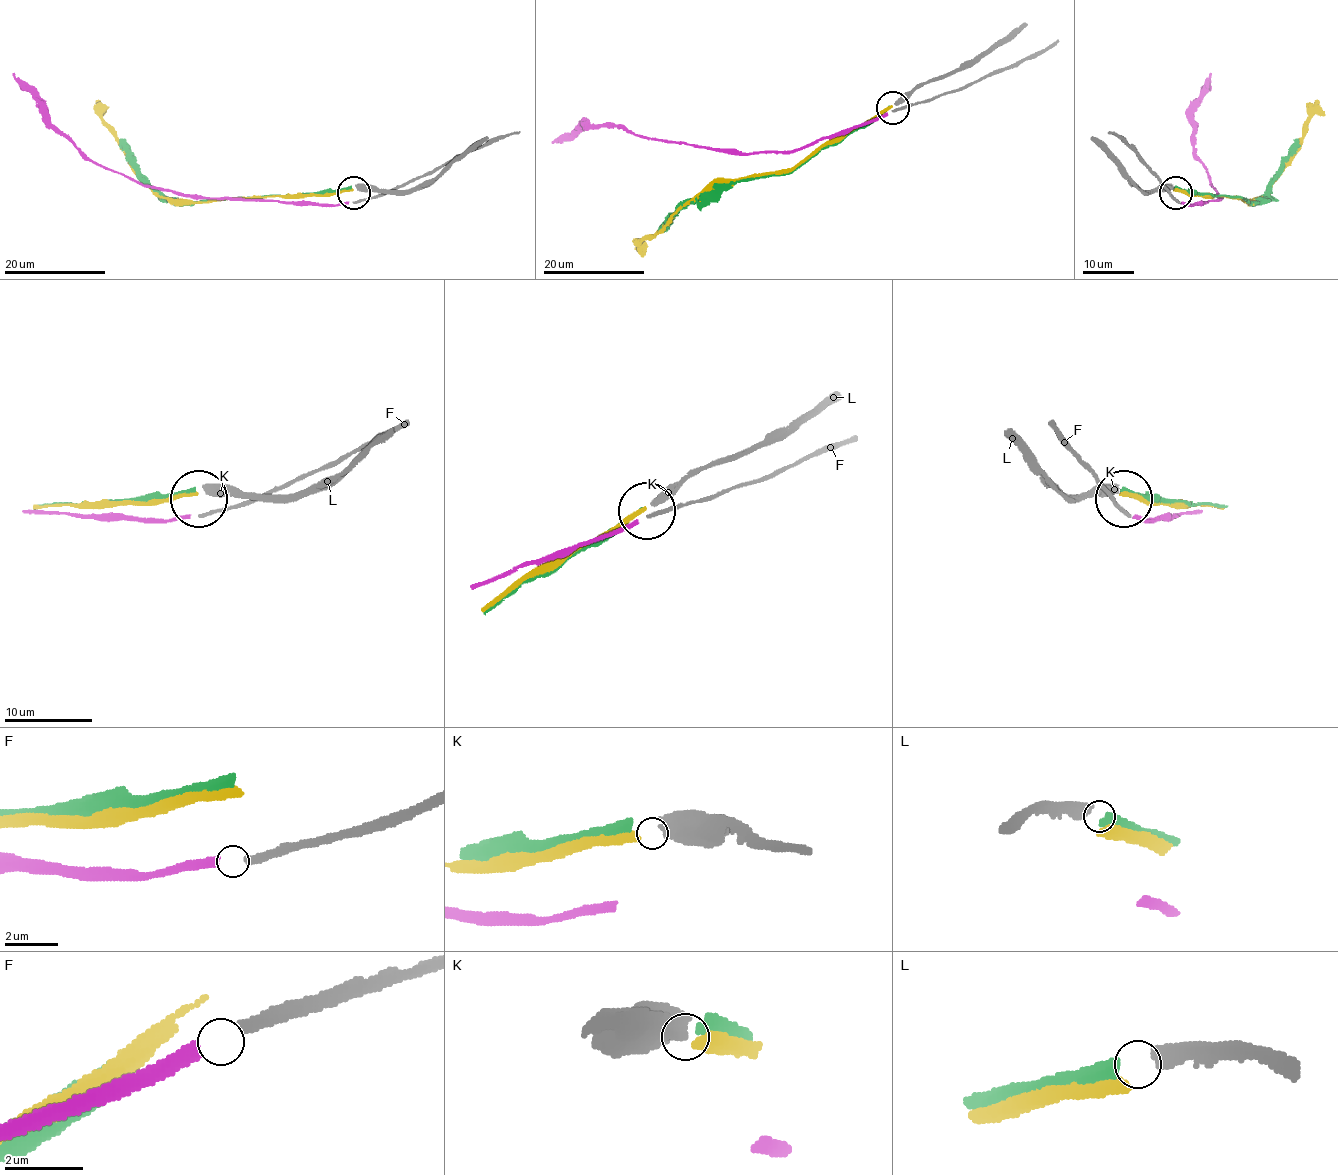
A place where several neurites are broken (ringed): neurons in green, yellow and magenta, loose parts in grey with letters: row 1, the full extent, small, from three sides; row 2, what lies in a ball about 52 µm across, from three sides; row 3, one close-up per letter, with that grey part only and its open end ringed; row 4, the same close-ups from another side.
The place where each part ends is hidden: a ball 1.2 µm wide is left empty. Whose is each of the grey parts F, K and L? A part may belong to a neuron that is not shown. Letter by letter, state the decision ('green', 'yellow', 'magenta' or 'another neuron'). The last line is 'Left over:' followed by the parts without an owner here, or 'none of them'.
F: magenta
K: yellow
L: green
Left over: none of them

